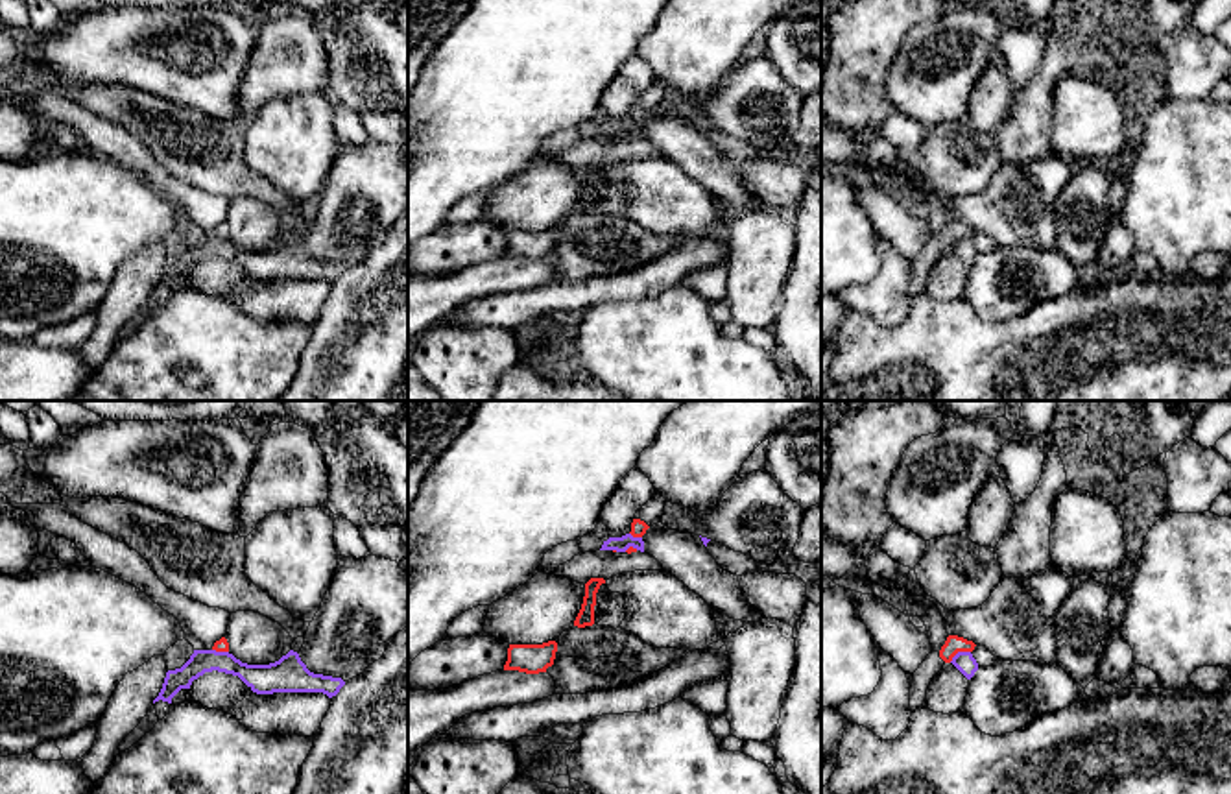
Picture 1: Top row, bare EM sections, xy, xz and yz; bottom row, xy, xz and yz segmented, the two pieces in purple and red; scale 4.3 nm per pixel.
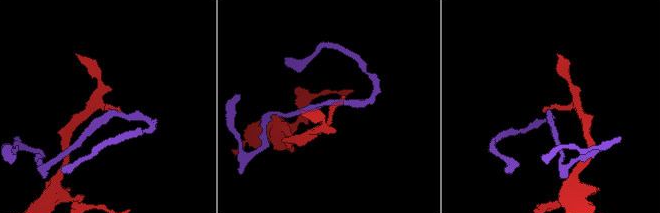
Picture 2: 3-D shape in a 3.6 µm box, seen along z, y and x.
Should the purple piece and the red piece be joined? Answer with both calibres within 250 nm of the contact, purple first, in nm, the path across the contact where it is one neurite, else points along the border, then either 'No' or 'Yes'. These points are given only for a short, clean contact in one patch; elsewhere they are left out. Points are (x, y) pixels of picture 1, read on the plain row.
Thickness 90 nm (purple) against 80 nm. Boundary: yz (969, 237), (960, 237), (949, 248). No

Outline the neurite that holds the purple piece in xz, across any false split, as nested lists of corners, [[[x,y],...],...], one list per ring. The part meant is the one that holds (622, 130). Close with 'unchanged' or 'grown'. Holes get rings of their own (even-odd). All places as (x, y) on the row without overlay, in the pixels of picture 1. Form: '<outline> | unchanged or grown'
[[[626,120],[622,124],[609,124],[607,127],[604,127],[600,137],[626,138],[629,133],[644,138],[642,124],[633,124],[631,120]]] | unchanged

